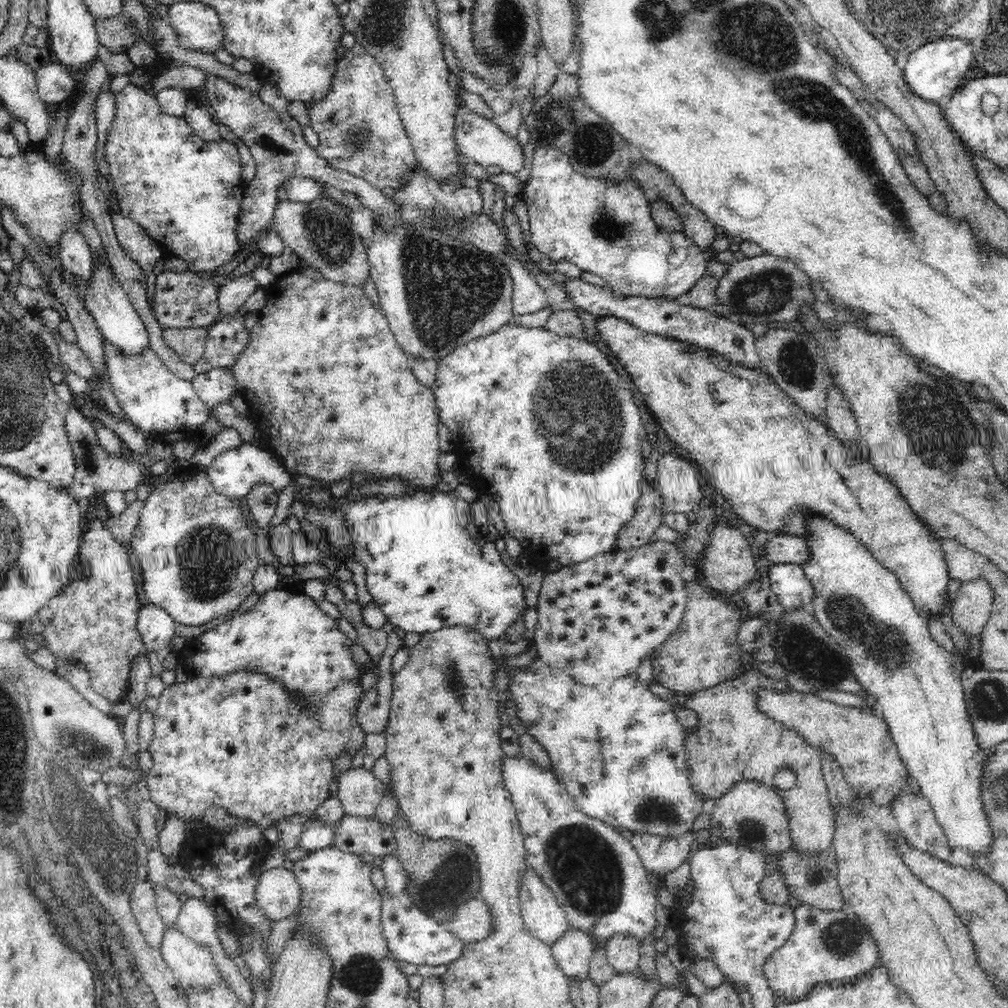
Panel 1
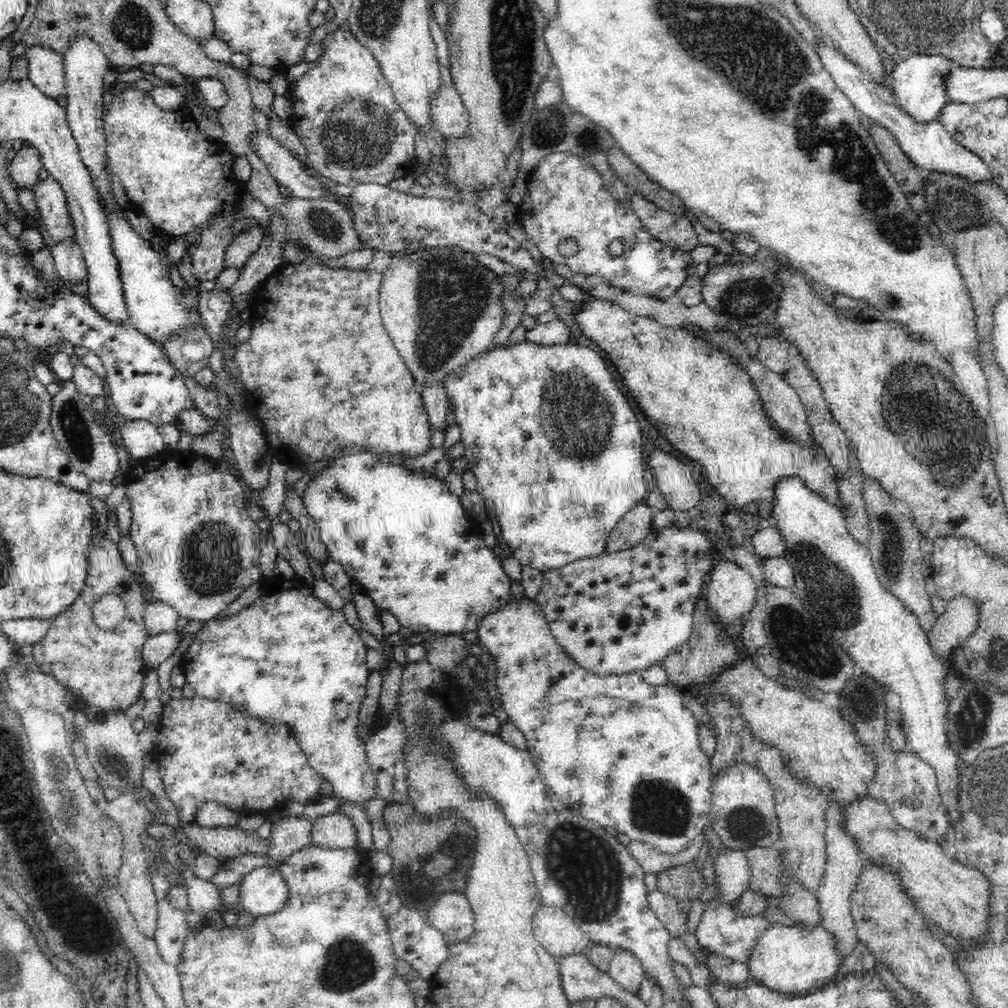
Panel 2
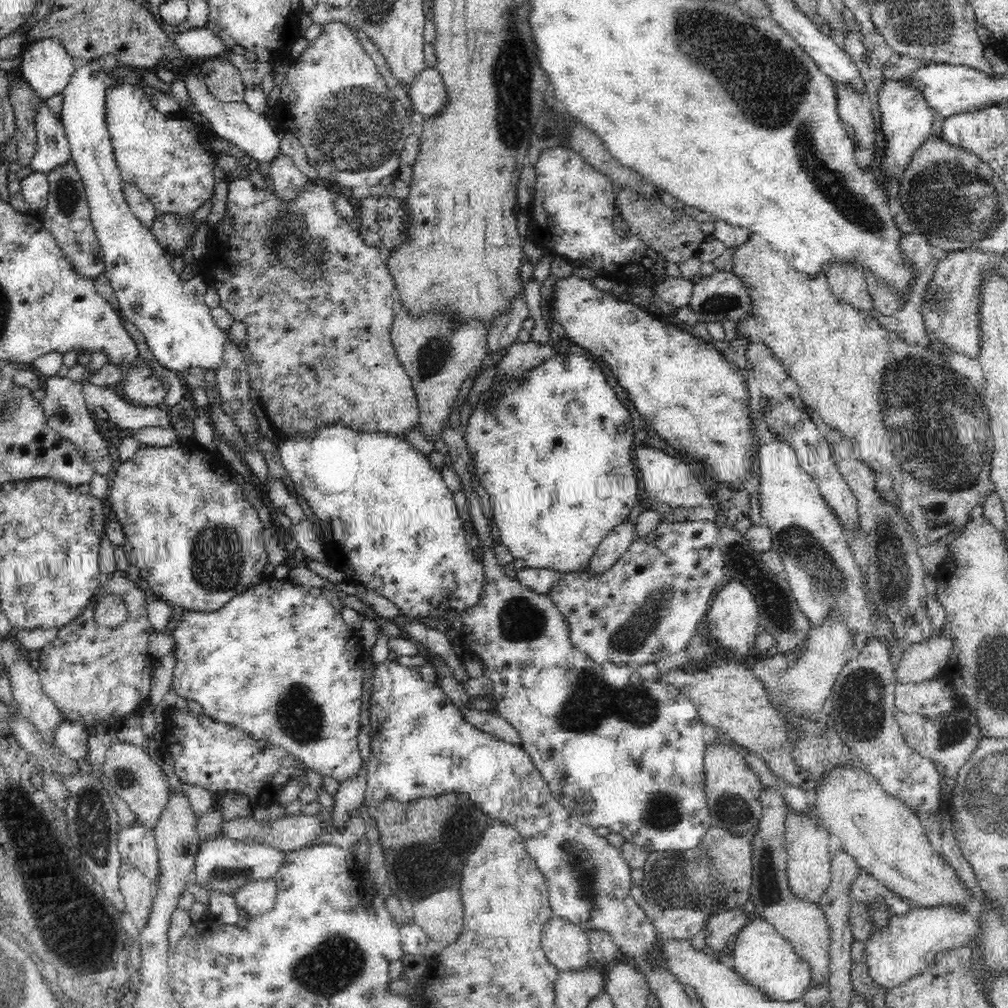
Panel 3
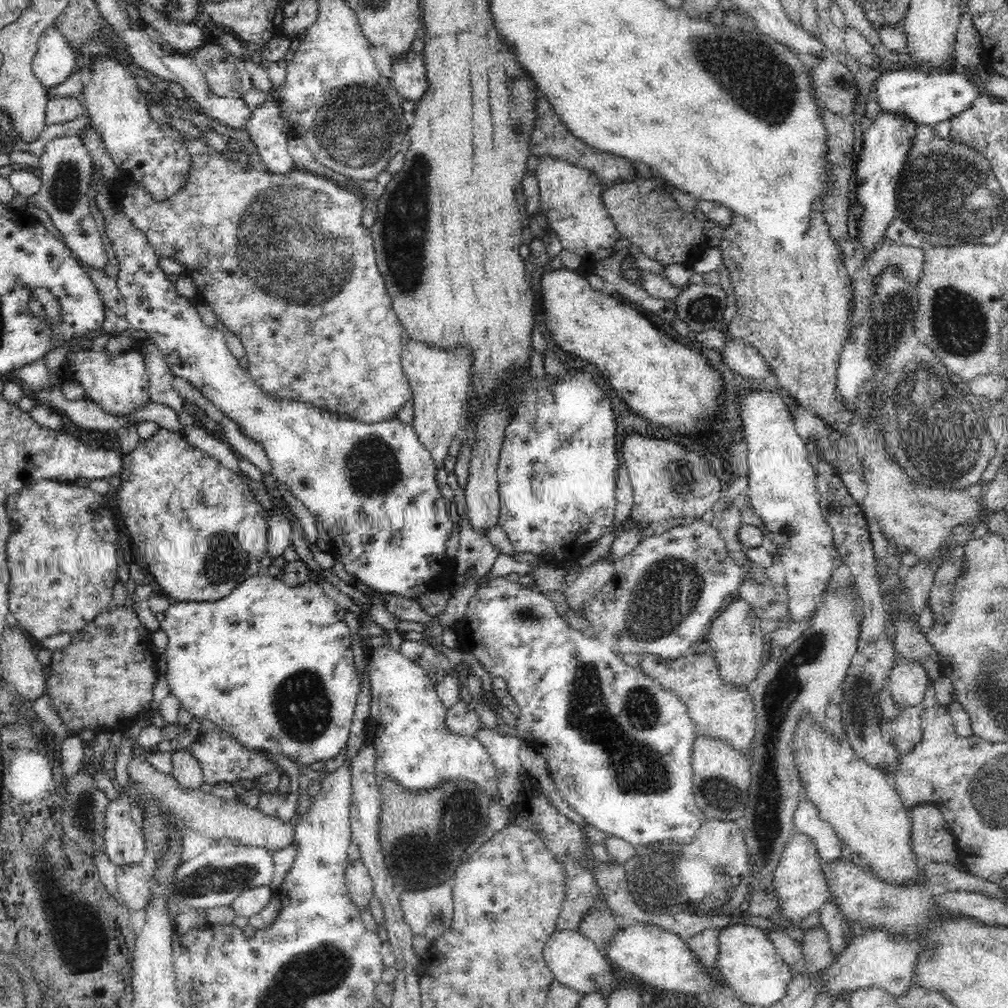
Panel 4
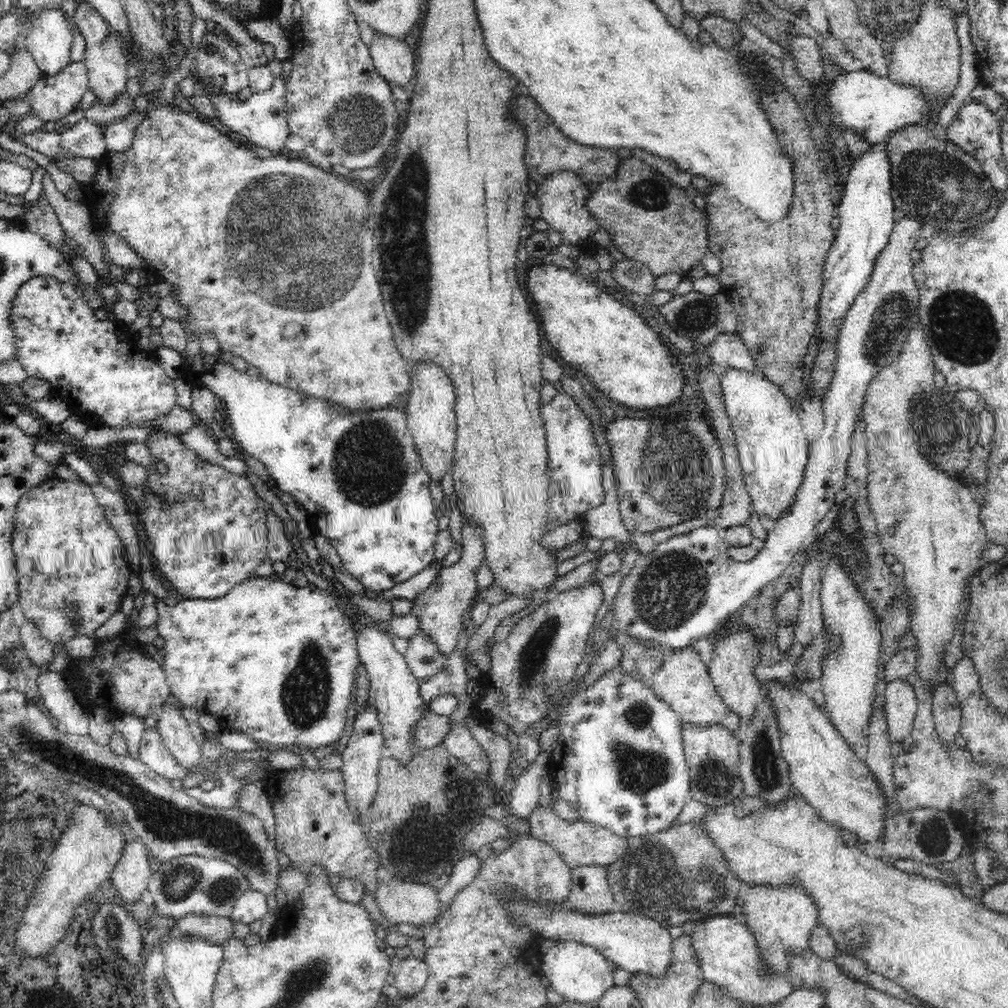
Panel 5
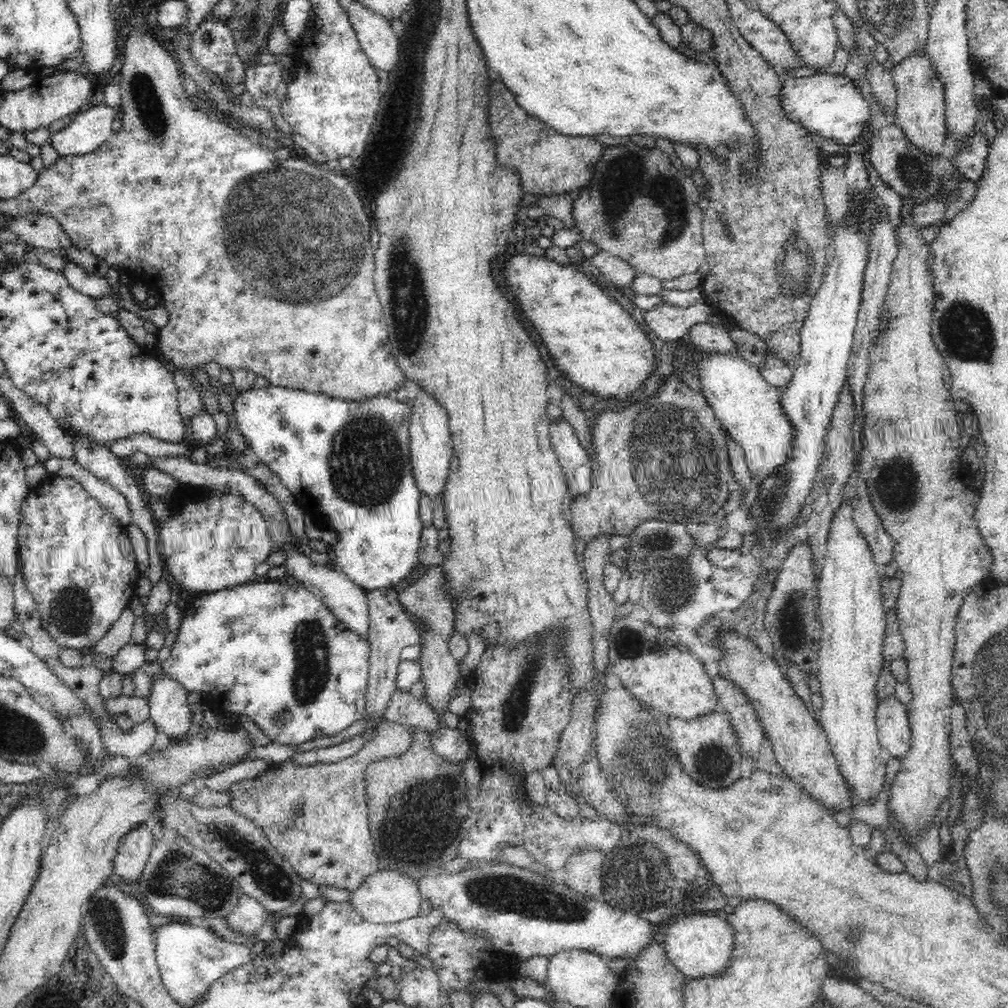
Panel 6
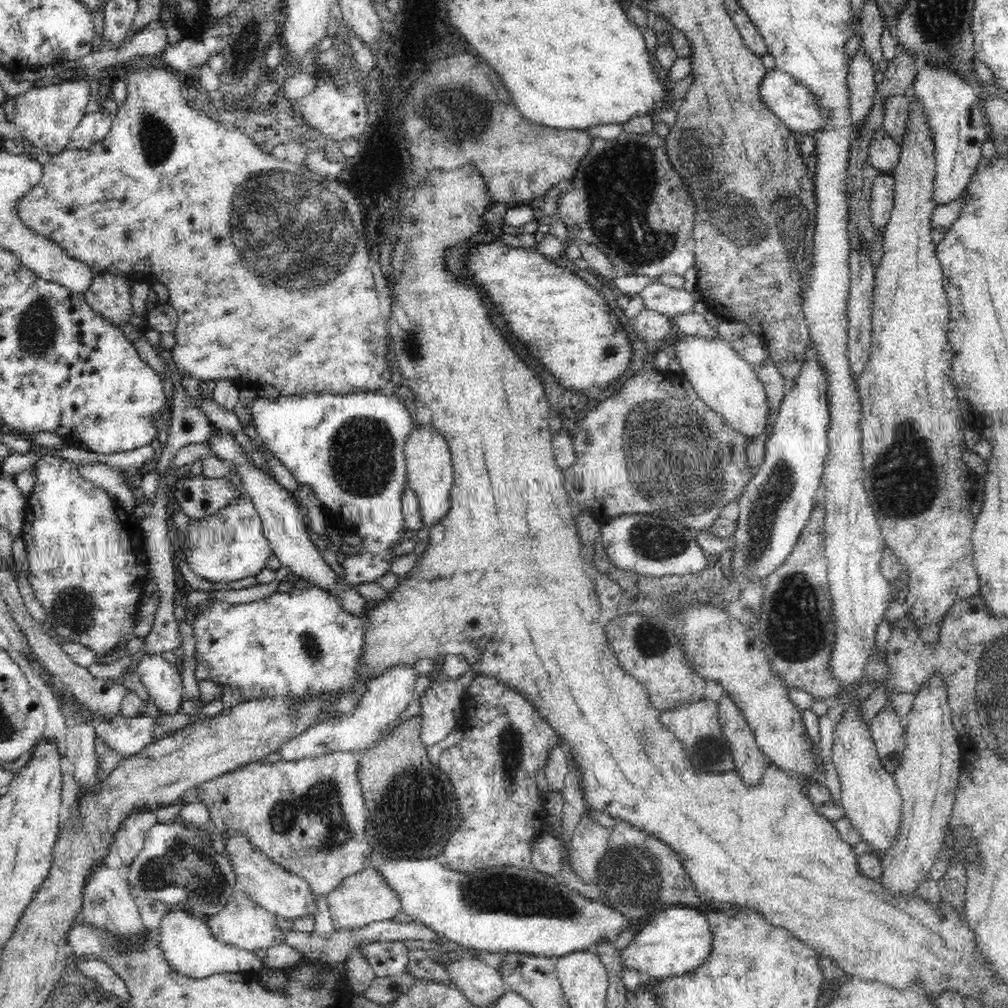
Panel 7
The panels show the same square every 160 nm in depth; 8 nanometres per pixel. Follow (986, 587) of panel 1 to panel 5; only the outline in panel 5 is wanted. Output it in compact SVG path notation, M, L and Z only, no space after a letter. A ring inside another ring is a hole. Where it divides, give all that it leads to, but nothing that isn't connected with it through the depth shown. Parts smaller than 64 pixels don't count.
M900 677L887 684L883 709L892 742L903 742L910 737L917 705L914 689L907 678Z

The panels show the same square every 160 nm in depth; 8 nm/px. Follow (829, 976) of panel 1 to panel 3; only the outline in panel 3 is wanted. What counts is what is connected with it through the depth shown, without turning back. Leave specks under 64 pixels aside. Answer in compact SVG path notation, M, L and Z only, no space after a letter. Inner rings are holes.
M764 919L749 921L742 928L732 948L732 960L735 972L770 1000L798 1000L811 986L810 965L794 952L793 945L777 932L774 925Z

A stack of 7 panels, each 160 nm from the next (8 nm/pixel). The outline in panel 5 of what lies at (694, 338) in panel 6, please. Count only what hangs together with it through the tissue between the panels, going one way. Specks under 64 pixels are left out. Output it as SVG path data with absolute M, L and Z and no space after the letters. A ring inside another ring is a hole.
M719 333L706 347L714 364L738 370L752 370L755 360L737 333Z

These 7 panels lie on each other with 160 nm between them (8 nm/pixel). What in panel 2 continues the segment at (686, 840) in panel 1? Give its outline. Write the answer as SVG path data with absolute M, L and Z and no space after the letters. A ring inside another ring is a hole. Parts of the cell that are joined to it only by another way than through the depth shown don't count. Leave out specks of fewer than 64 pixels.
M702 835L696 836L696 838L688 842L688 846L682 852L676 852L676 854L664 854L660 852L657 846L640 841L630 841L627 848L644 872L659 875L670 867L678 866L697 858L698 851L702 848L703 840Z

